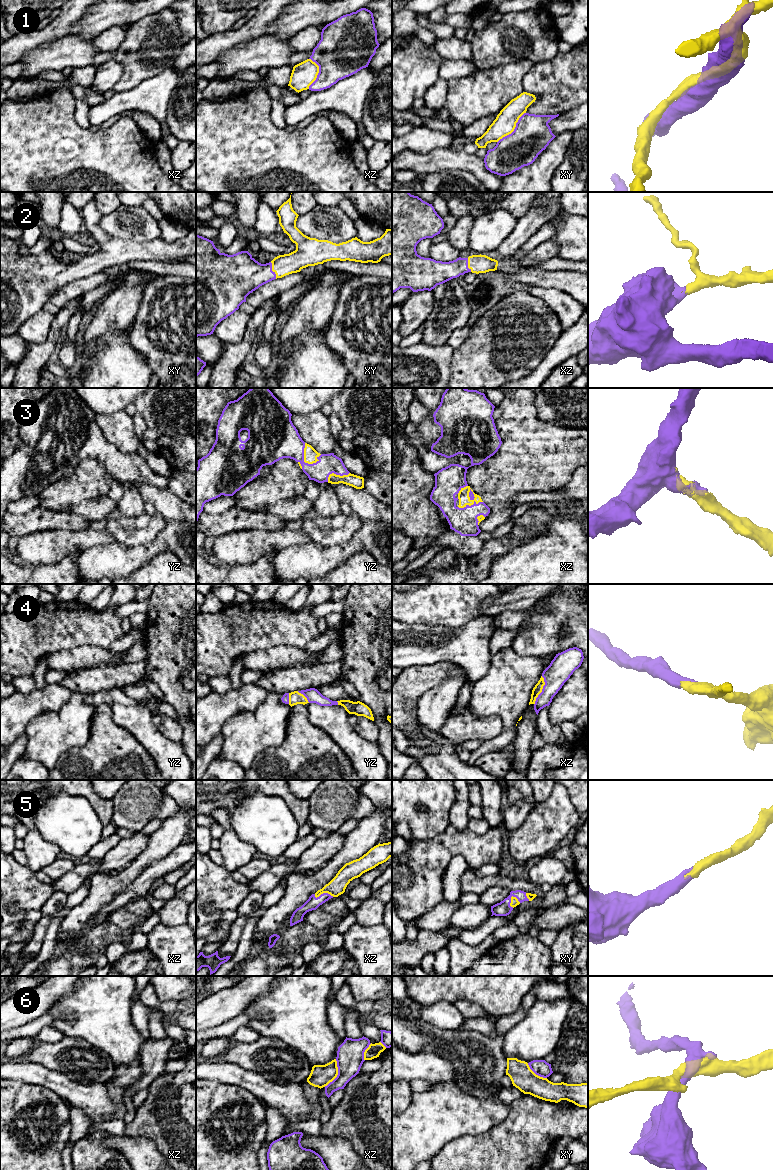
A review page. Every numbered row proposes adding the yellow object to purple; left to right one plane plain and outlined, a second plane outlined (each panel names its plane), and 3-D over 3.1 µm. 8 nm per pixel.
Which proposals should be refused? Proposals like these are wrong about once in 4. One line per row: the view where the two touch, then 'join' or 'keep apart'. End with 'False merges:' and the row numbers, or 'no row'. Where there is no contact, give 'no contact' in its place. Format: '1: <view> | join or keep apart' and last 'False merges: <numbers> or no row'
1: xy | keep apart
2: xy | join
3: xz | join
4: xz | join
5: xy | join
6: xz | keep apart
False merges: 1, 6

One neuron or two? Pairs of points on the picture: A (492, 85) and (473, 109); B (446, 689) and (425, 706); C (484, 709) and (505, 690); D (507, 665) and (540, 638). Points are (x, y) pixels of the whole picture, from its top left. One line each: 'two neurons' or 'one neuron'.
A: one neuron
B: one neuron
C: one neuron
D: two neurons

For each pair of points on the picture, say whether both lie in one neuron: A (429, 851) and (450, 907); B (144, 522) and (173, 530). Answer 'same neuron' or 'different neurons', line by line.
A: different neurons
B: different neurons

